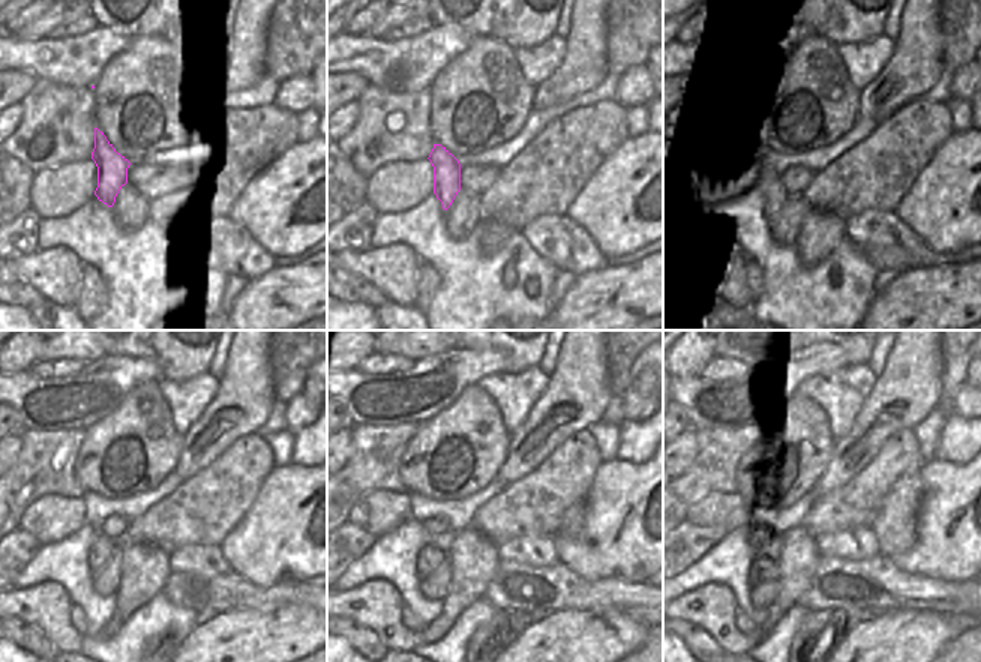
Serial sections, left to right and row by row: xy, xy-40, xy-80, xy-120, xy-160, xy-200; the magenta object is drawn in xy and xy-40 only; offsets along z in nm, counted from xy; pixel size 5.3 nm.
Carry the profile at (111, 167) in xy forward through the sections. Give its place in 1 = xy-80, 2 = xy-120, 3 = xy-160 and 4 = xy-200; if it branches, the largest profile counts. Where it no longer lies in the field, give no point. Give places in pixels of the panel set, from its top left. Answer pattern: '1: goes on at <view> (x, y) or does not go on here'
1: goes on at xy-80 (779, 198)
2: goes on at xy-120 (102, 548)
3: goes on at xy-160 (431, 557)
4: goes on at xy-200 (762, 566)

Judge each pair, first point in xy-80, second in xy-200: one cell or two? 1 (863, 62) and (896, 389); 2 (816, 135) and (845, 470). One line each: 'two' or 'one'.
1: two
2: two

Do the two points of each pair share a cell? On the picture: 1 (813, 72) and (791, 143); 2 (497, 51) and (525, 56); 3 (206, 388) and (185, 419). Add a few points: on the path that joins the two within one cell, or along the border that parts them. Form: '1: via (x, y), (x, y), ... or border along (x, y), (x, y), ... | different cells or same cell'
1: via (813, 90), (813, 99), (791, 125) | same cell
2: border along (513, 48), (513, 57), (521, 72), (533, 84) | different cells
3: via (198, 395), (185, 412) | same cell

